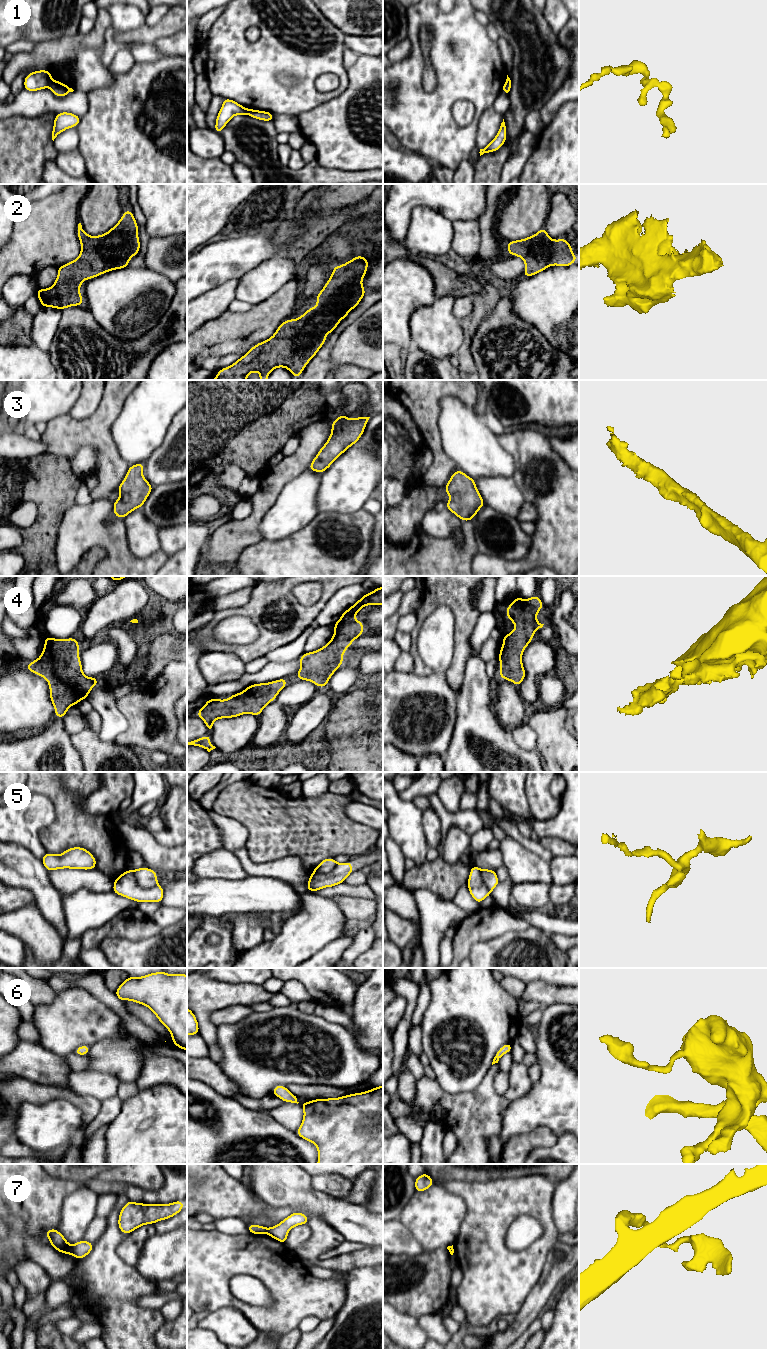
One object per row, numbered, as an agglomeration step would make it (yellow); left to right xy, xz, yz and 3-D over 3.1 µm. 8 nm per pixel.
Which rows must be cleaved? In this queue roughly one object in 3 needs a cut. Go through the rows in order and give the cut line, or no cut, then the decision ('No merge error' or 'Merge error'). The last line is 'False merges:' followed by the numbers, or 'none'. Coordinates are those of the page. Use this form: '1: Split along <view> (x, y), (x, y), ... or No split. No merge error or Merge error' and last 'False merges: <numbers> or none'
1: Split along xy (53, 81), (49, 86). Merge error
2: No split. No merge error
3: No split. No merge error
4: No split. No merge error
5: Split along xy (133, 870), (133, 876), (139, 885), (157, 885). Merge error
6: No split. No merge error
7: Split along xy (70, 1246), (71, 1253). Merge error
False merges: 1, 5, 7

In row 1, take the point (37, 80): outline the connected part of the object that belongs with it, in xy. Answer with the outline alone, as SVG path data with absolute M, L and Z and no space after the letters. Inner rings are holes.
M49 70L33 71L25 77L24 89L34 92L50 87L52 82L52 75Z

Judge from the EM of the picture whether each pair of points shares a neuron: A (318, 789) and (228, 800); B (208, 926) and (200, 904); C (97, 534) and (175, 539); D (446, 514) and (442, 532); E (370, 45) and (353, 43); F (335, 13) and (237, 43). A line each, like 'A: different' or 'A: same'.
A: different
B: different
C: different
D: same
E: same
F: different

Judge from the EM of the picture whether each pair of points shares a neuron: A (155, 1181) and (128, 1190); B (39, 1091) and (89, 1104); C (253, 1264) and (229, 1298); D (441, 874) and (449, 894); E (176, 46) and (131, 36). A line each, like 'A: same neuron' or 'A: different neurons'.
A: different neurons
B: same neuron
C: same neuron
D: same neuron
E: different neurons

